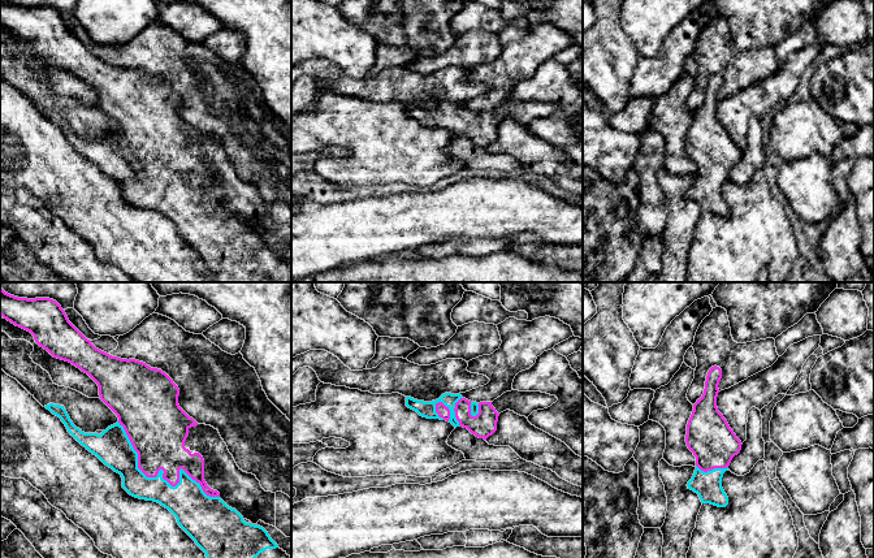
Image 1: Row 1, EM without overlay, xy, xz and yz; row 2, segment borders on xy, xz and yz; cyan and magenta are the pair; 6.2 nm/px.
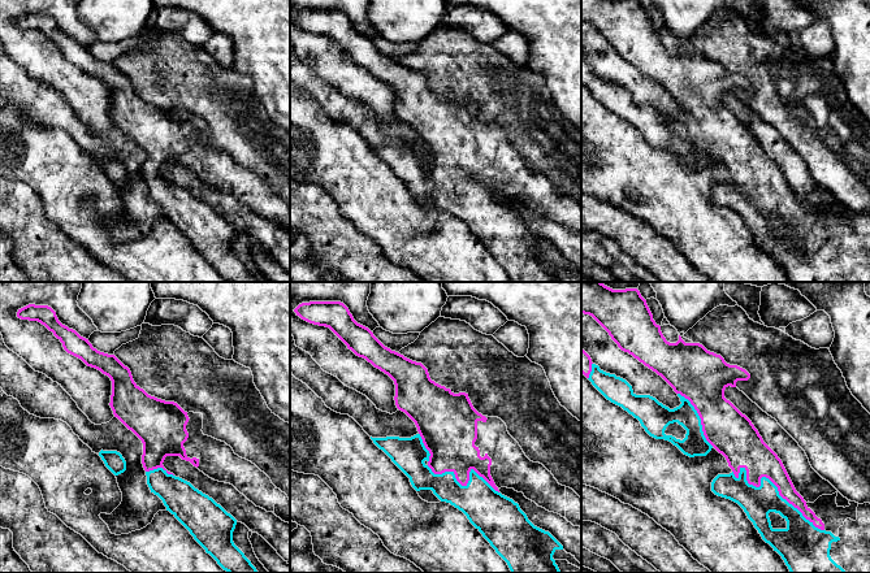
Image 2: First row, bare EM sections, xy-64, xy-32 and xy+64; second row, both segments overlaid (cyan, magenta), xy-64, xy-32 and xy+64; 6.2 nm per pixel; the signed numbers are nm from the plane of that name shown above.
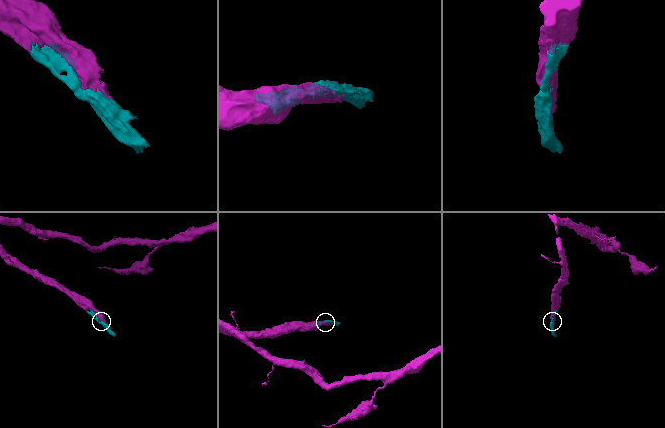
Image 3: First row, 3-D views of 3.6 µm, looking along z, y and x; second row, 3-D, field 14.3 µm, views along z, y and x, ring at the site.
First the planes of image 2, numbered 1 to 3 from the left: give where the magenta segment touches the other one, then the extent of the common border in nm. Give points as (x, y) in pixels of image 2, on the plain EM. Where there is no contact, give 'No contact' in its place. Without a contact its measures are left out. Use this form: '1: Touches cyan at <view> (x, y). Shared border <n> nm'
1: Touches cyan at xy-64 (160, 177). Shared border 180 nm
2: Touches cyan at xy-32 (467, 192). Shared border 480 nm
3: Touches cyan at xy+64 (770, 190). Shared border 700 nm

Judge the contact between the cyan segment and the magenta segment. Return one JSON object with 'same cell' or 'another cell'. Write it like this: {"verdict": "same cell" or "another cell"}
{"verdict": "same cell"}

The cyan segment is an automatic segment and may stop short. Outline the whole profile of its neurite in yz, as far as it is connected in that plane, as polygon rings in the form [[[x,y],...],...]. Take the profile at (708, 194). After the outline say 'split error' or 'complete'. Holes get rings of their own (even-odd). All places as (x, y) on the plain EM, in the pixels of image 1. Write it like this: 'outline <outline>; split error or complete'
outline [[[717,74],[708,81],[704,103],[693,113],[687,133],[685,151],[696,165],[696,178],[688,190],[688,198],[698,203],[702,212],[718,216],[728,213],[722,196],[722,186],[735,164],[741,159],[741,150],[718,120],[718,94],[722,78]]]; split error

